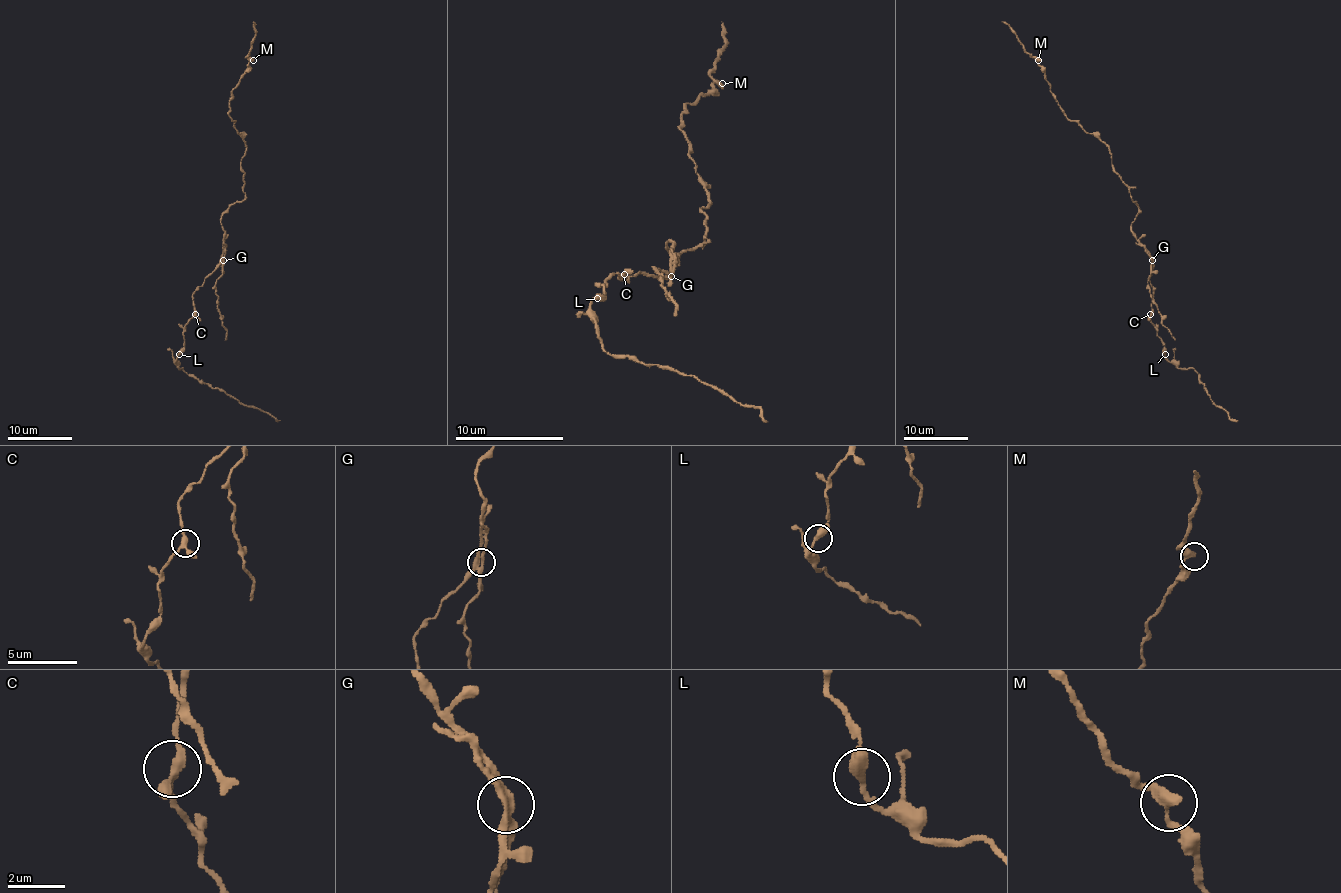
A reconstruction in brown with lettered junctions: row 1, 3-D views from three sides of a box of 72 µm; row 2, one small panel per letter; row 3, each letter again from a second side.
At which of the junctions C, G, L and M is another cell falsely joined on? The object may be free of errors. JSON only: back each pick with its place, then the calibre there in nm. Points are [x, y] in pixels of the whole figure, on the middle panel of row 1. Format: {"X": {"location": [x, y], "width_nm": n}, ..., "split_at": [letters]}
{"G": {"location": [671, 276], "width_nm": 280}, "split_at": ["G"]}

